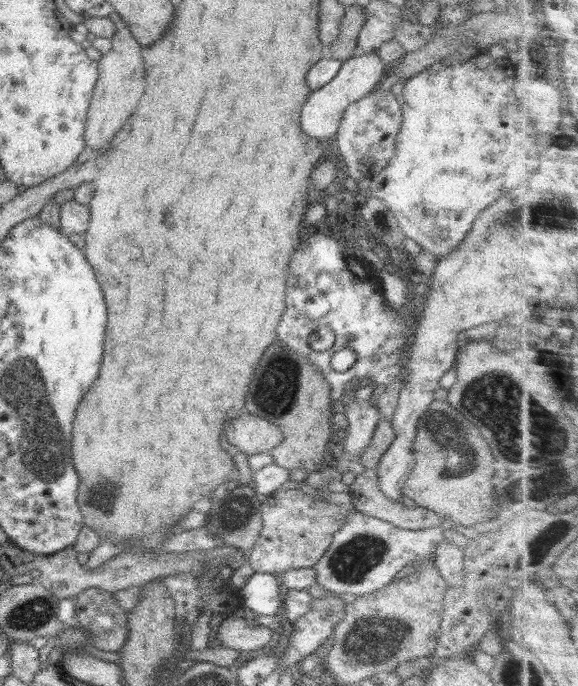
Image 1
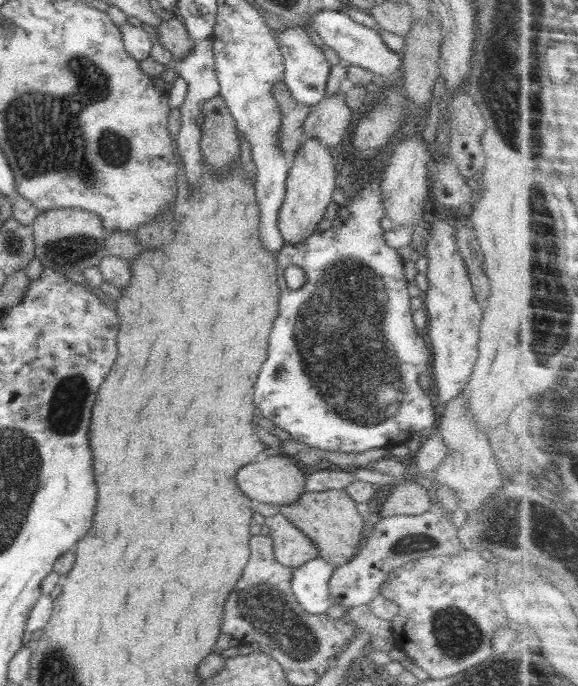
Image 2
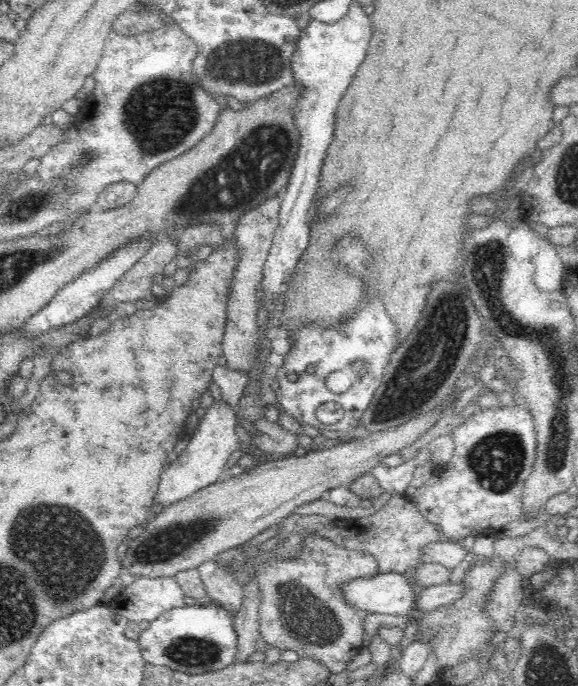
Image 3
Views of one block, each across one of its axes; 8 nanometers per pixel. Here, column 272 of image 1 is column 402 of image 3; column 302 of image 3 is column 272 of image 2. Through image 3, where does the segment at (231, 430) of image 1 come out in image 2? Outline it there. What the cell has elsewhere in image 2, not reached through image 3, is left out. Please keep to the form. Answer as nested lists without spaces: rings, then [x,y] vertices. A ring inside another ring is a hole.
[[[279,454],[277,456],[258,456],[258,460],[260,462],[242,466],[236,474],[236,482],[240,490],[248,498],[252,498],[255,504],[264,502],[264,504],[274,504],[274,506],[286,506],[296,502],[298,497],[305,492],[306,477],[304,472],[296,466],[294,458],[286,454]]]

